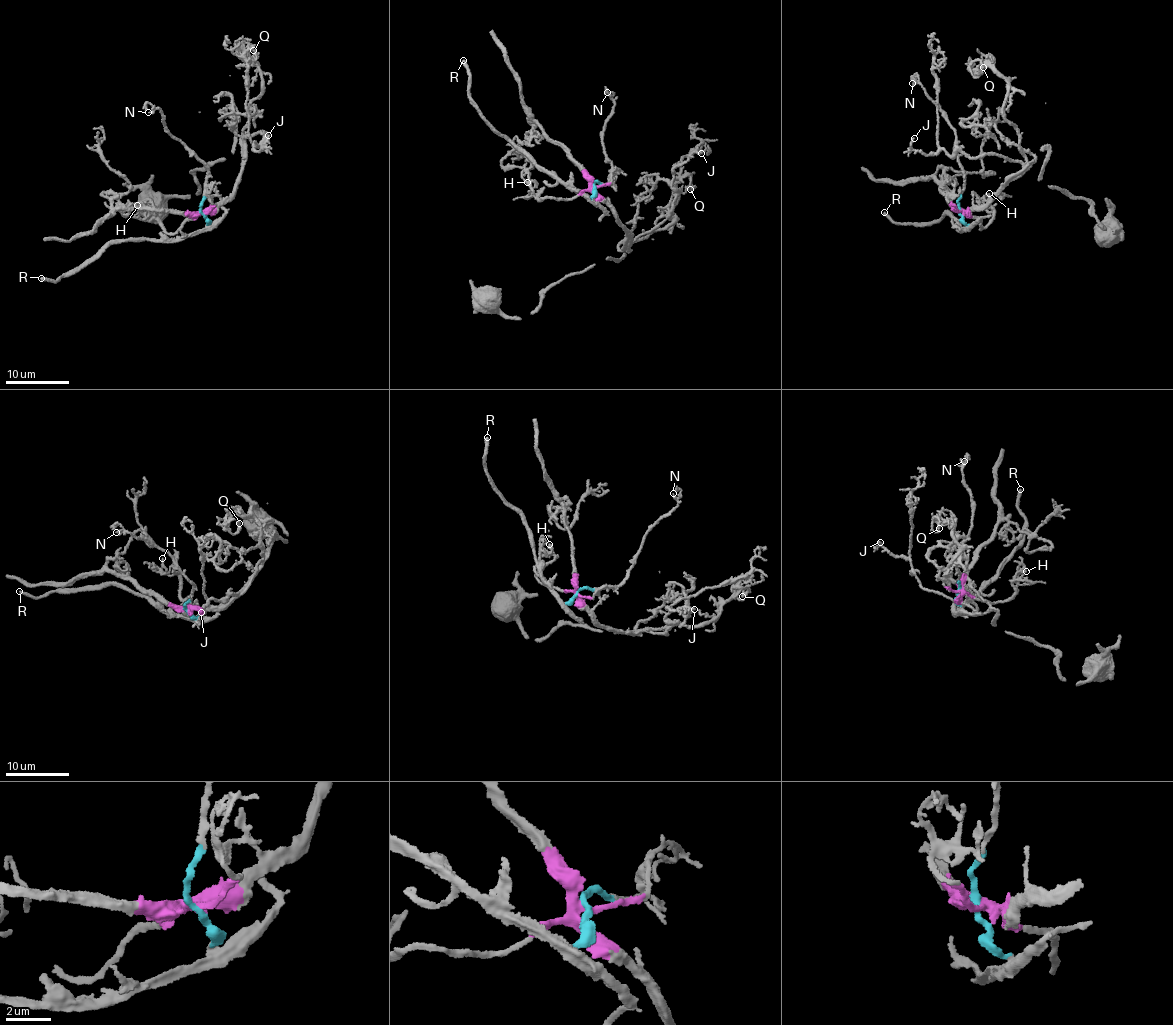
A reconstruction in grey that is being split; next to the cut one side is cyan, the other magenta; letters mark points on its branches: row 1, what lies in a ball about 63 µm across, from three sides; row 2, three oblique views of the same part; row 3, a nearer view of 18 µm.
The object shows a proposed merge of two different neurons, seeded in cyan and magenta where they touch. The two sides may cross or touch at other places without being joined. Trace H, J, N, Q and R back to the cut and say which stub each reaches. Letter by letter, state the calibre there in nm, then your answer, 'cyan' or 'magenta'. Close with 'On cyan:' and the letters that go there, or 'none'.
H: calibre 160 nm; magenta
J: calibre 110 nm; magenta
N: calibre 170 nm; cyan
Q: calibre 280 nm; magenta
R: calibre 280 nm; cyan
On cyan: N, R

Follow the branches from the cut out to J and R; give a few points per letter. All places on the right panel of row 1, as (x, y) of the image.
J: (959, 209), (984, 205), (1022, 164), (997, 155), (939, 150), (929, 154), (912, 148), (913, 137)
R: (959, 209), (961, 220), (968, 226), (965, 230), (947, 212), (939, 221), (926, 226), (890, 222), (884, 212)

